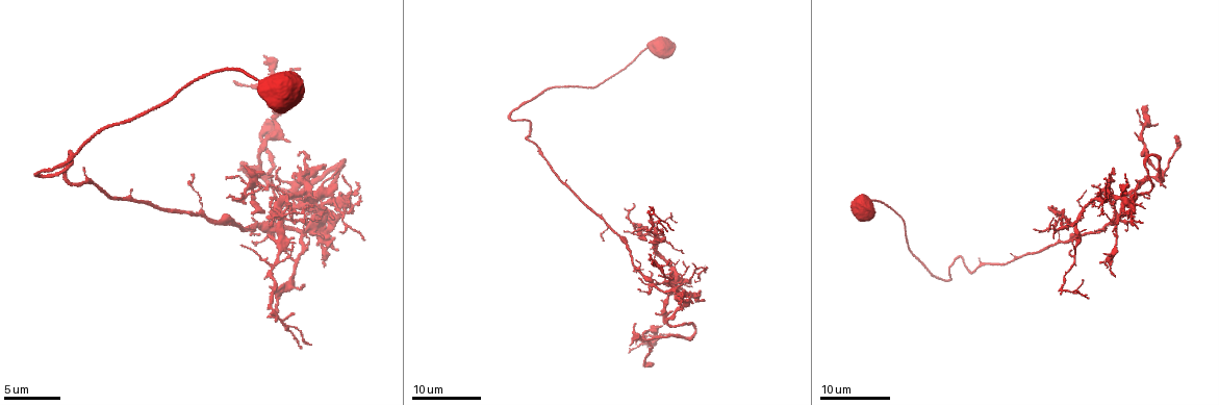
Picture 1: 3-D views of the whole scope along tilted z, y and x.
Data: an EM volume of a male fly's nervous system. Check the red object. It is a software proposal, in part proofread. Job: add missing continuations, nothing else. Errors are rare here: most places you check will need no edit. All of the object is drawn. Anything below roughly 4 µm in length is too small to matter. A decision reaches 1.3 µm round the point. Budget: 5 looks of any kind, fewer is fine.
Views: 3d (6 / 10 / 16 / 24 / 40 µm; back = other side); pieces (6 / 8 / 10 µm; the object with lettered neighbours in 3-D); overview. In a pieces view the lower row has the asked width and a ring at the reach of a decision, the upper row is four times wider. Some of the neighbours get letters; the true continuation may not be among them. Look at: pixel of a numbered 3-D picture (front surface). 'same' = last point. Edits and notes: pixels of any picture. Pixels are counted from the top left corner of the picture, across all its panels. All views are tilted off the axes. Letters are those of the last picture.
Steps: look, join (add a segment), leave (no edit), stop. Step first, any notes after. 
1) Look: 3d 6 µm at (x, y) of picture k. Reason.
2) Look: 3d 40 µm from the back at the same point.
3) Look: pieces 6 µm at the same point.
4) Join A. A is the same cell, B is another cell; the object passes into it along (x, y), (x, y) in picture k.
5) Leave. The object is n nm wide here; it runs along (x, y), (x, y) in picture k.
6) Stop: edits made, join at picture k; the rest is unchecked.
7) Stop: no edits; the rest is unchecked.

Look: 3d 16 µm at (322, 167) of picture 1. Branch stops here.

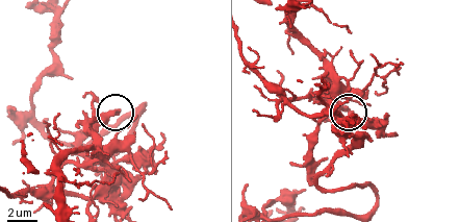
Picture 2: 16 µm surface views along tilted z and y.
Look: pieces 6 µm at (119, 113) of picture 2.

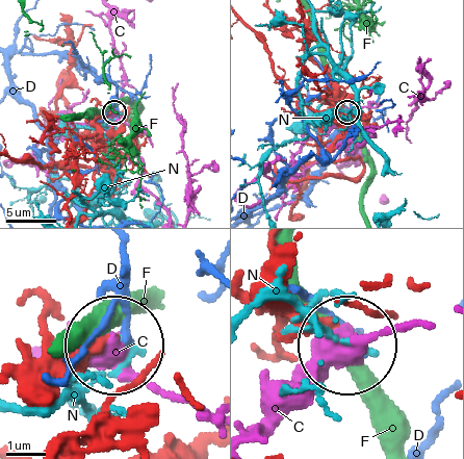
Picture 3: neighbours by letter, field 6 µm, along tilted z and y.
Leave. The object is 260 nm wide here; C, D, F and N are other cells; it runs along (58, 383), (112, 347) in picture 3; no lettered segment goes on from it.

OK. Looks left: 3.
Look: 3d 16 µm at (632, 349) of picture 1. An open end.

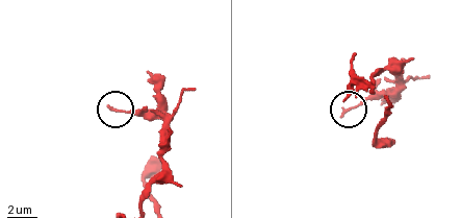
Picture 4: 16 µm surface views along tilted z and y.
Look: pieces 10 µm at (342, 112) of picture 4. What lies round it.

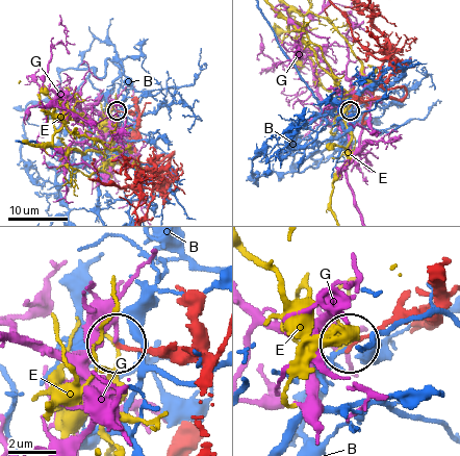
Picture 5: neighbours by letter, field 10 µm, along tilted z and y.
Leave. The object is 200 nm wide here; B, E and G are other cells; it runs along (202, 382), (200, 365), (183, 350), (121, 346) in picture 5; none of them fits.

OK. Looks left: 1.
Stop: no edits; the rest is unchecked.

